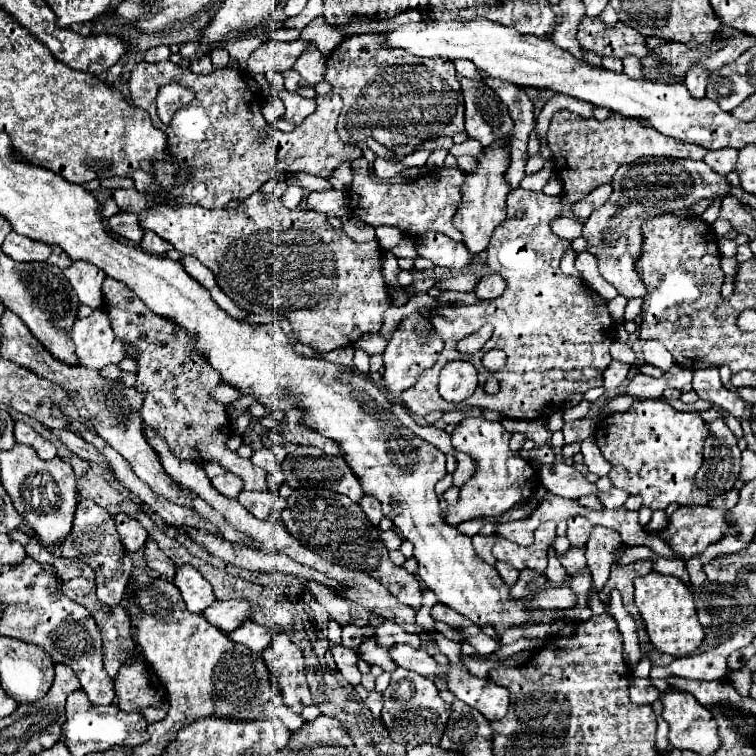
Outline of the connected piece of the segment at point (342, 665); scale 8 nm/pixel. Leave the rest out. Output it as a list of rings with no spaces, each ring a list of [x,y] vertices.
[[[331,645],[331,653],[333,653],[333,659],[337,663],[337,669],[341,671],[341,675],[351,683],[351,685],[359,685],[361,681],[361,673],[357,669],[357,651],[355,649],[349,649],[345,645]]]

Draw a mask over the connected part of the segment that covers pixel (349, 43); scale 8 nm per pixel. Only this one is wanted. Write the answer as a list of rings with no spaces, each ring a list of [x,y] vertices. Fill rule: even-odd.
[[[361,34],[345,39],[341,45],[333,49],[327,57],[327,73],[325,81],[333,85],[333,91],[341,95],[345,107],[341,111],[337,133],[339,139],[347,145],[363,143],[367,137],[373,137],[377,143],[385,145],[387,149],[395,149],[401,145],[421,147],[429,139],[437,137],[453,137],[455,133],[463,131],[463,95],[459,91],[459,81],[455,77],[455,67],[451,61],[443,59],[427,59],[427,57],[413,57],[403,49],[385,49],[385,47],[371,47],[367,45],[368,34]],[[355,115],[355,125],[363,123],[367,127],[351,127],[351,117]]]

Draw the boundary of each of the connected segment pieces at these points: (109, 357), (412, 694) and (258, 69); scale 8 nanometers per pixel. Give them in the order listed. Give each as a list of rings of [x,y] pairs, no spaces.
[[[95,309],[95,313],[87,319],[75,319],[71,327],[71,341],[75,343],[79,363],[93,369],[103,369],[107,363],[119,363],[125,355],[135,355],[131,345],[125,345],[119,337],[115,337],[103,309]]]
[[[405,671],[405,677],[391,677],[389,687],[383,691],[381,719],[389,729],[389,735],[401,745],[415,747],[419,743],[439,743],[449,719],[449,703],[439,697],[439,691],[431,679],[421,677],[415,671]]]
[[[297,39],[291,43],[265,41],[259,49],[247,59],[247,71],[251,73],[269,73],[269,71],[287,71],[293,67],[295,59],[309,47],[309,41]]]

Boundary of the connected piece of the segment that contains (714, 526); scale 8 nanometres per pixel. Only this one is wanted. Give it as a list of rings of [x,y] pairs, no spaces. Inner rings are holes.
[[[705,505],[705,507],[679,507],[671,519],[667,529],[663,531],[661,539],[667,541],[671,545],[671,549],[679,555],[679,557],[693,557],[697,553],[701,553],[703,549],[707,549],[711,543],[717,543],[719,539],[723,539],[723,535],[727,533],[727,527],[731,527],[731,523],[727,521],[727,511]]]

